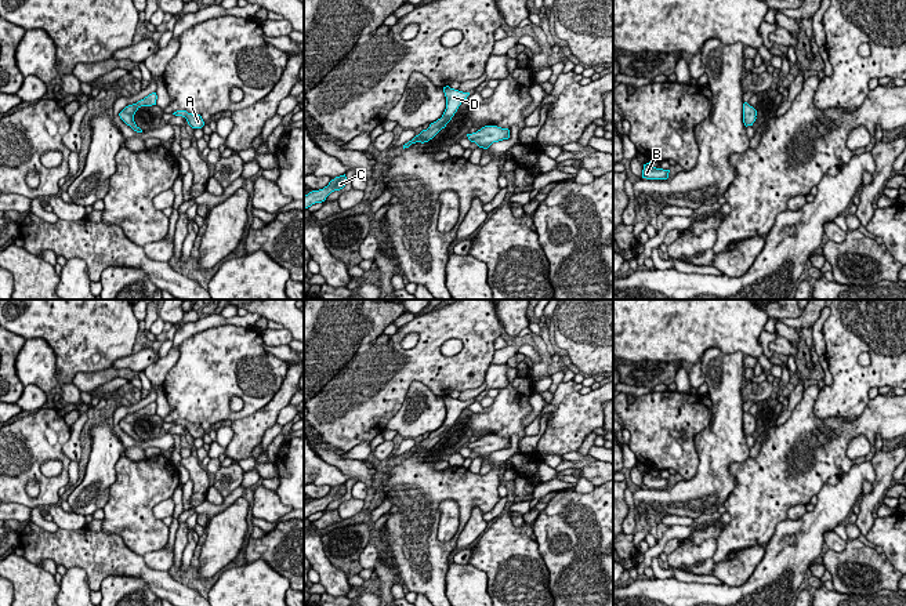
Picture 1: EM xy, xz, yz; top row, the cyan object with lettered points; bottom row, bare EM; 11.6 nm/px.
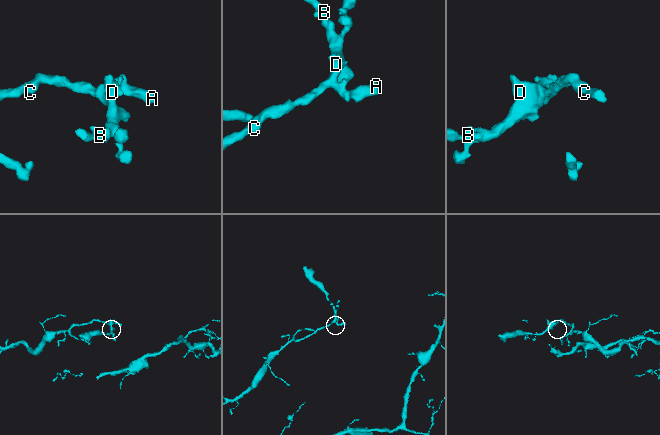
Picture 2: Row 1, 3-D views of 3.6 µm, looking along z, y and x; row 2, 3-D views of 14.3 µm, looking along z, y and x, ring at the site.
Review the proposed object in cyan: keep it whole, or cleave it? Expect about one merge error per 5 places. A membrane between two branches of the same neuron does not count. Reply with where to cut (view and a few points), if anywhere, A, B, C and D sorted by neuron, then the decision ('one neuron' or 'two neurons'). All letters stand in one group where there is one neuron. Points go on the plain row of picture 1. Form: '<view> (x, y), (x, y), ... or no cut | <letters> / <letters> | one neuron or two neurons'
no cut | A B C D | one neuron

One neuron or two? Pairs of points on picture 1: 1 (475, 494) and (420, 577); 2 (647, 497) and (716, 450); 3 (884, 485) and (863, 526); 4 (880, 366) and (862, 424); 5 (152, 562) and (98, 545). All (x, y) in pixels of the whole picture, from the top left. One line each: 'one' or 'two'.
1: one
2: one
3: one
4: two
5: two

